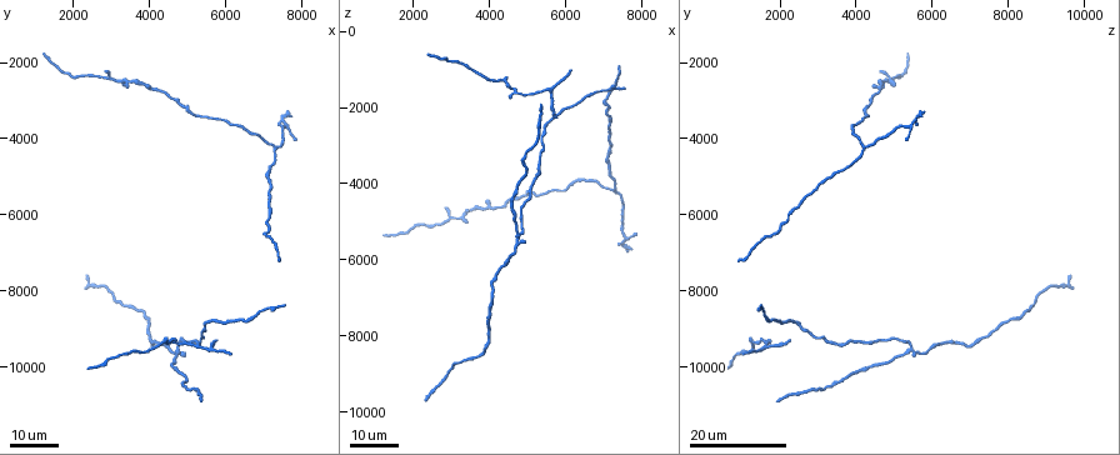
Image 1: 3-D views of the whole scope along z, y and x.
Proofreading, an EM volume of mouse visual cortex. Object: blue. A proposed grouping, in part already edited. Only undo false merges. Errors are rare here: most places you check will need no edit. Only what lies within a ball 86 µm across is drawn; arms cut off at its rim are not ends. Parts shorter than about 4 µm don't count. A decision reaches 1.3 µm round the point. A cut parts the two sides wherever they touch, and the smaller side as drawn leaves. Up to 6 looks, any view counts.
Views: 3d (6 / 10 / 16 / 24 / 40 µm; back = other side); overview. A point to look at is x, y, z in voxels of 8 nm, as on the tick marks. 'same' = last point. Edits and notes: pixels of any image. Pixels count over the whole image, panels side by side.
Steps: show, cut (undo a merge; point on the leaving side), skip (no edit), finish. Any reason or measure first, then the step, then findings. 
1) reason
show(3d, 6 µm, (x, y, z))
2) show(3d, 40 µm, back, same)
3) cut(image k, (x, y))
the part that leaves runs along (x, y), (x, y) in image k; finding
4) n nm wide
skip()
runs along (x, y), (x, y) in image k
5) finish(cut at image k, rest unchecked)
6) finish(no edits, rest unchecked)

three arms meet
show(3d, 16 µm, (4750, 9550, 5400))

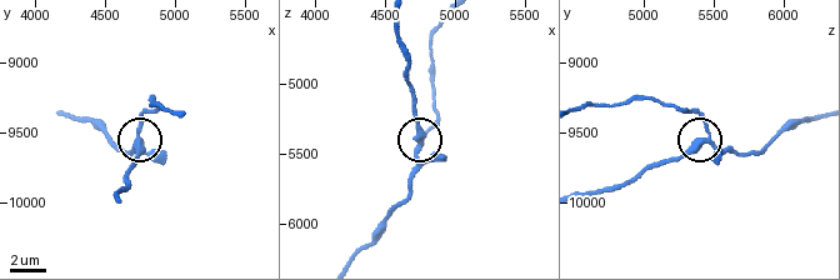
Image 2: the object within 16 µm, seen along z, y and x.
show(3d, 10 µm, (4740, 9560, 5460))

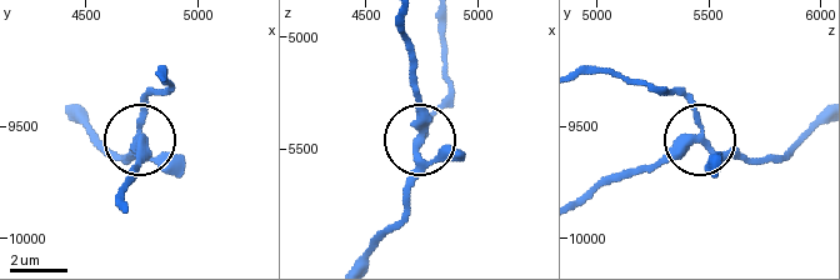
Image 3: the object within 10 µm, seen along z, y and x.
290 nm wide
cut(image 3, (691, 94))
the part that leaves runs along (704, 133), (675, 95), (583, 71) in image 3; two neurons meet here

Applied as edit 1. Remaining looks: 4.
redraw
show(overview)

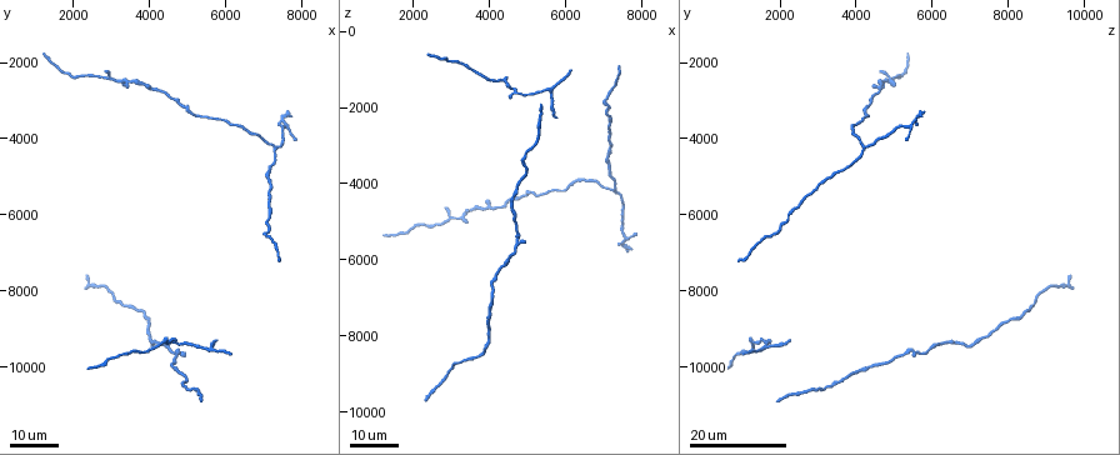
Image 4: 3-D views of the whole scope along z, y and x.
a fork
show(3d, 24 µm, (7350, 4250, 4250))

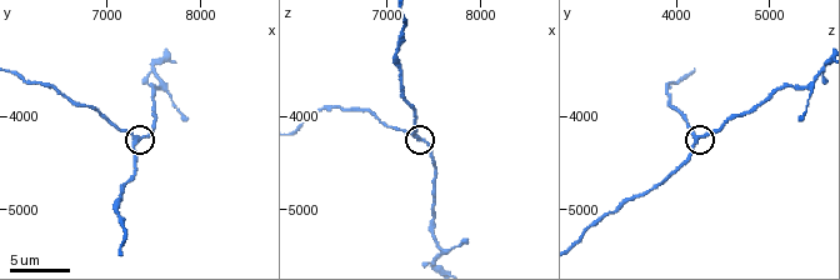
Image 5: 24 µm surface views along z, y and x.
show(3d, 10 µm, (7300, 4250, 4200))

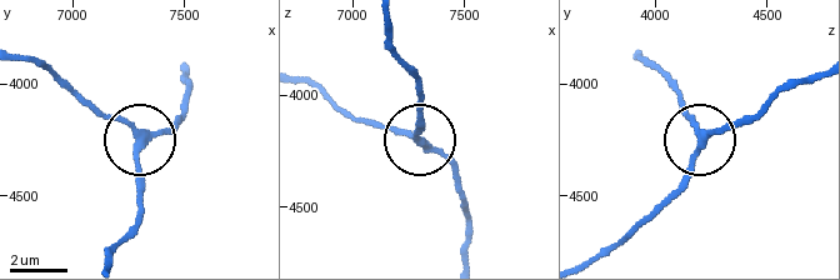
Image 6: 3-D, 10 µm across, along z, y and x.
side arm 17 µm
skip()
runs along (599, 259), (678, 185), (698, 145), (740, 123) in image 6; continuous, no second neuron

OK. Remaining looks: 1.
finish(cut at image 3, rest unchecked)

